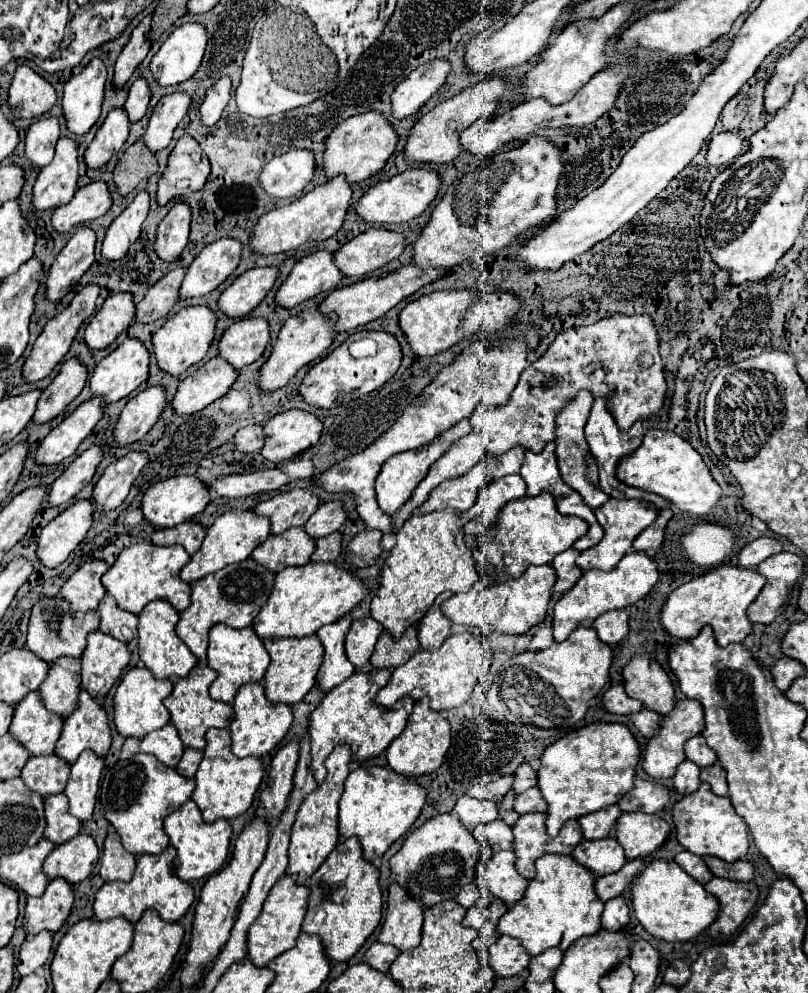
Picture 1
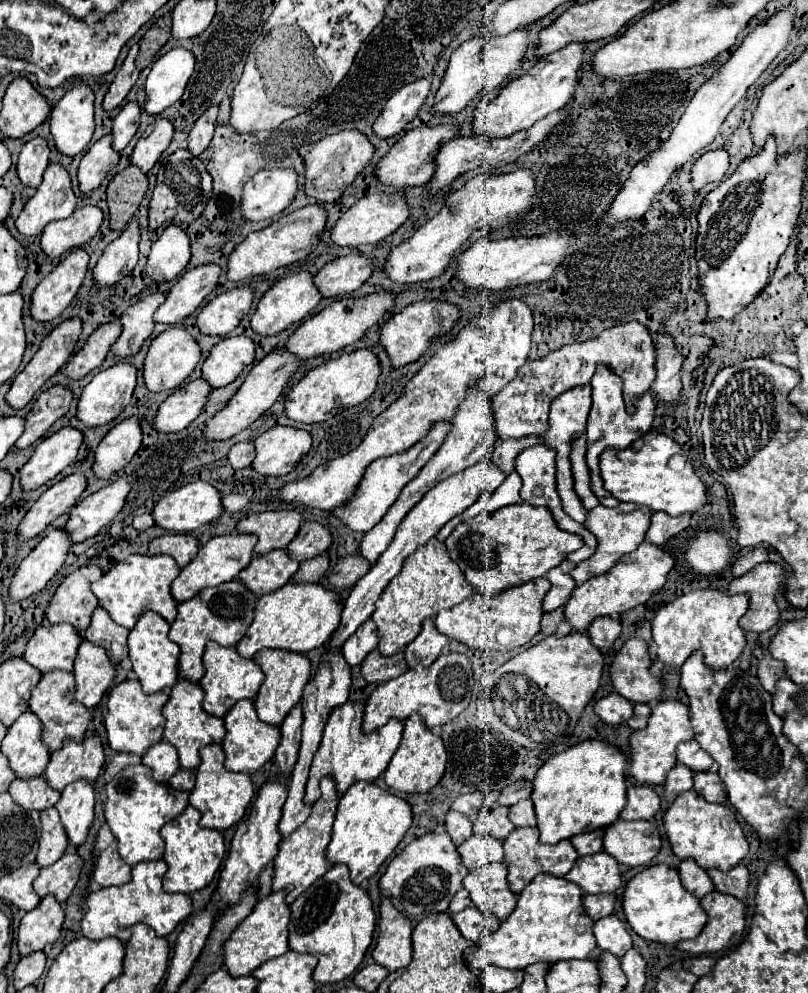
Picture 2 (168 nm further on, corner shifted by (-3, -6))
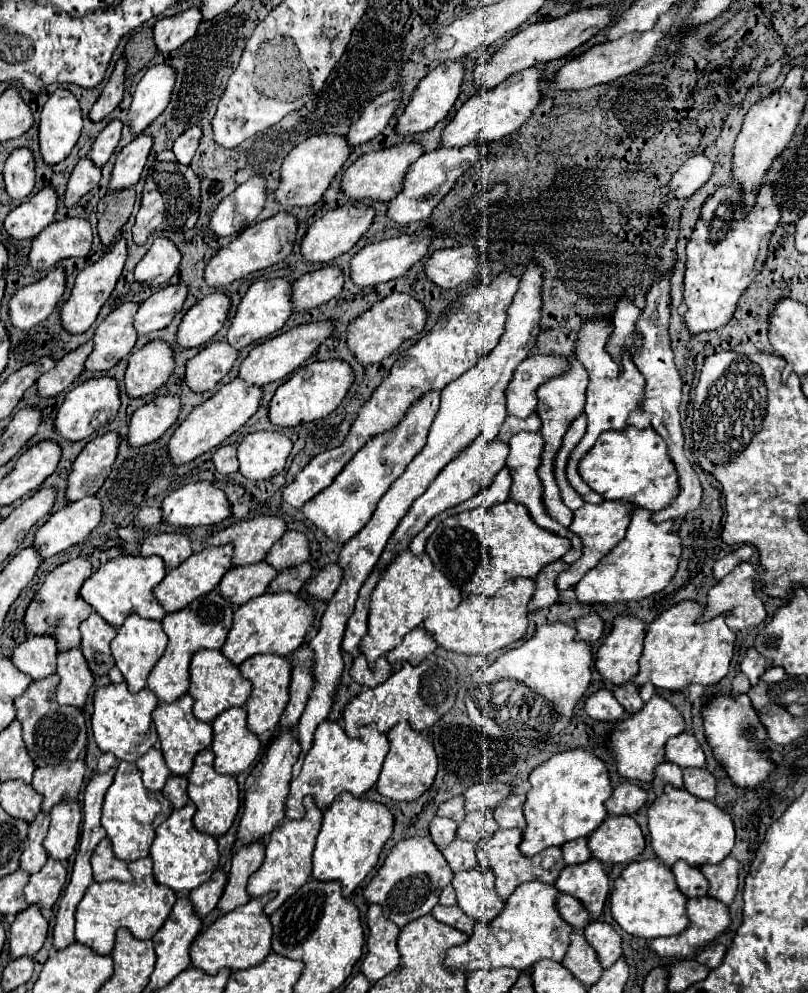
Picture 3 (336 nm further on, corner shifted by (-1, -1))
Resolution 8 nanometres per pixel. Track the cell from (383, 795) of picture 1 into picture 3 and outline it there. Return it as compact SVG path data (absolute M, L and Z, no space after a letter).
M342 792L324 812L322 828L316 838L316 848L312 854L312 878L318 882L338 880L344 898L350 898L354 888L368 876L368 872L378 862L382 846L390 838L392 828L394 816L386 806L354 798L352 794Z

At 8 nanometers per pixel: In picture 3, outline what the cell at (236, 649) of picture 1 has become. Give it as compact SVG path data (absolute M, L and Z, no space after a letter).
M200 650L190 662L188 694L194 698L194 716L202 722L212 722L224 710L246 704L250 696L250 682L240 676L240 670L228 658L224 658L220 650Z

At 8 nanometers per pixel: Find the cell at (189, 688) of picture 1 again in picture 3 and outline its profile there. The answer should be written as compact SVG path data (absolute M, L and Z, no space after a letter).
M184 694L182 698L178 698L172 704L160 702L156 706L156 710L152 712L152 722L154 722L158 738L160 738L160 750L164 754L168 770L174 776L188 776L192 770L192 764L194 764L194 756L212 744L212 726L194 718L192 704L194 704L194 700L188 694Z

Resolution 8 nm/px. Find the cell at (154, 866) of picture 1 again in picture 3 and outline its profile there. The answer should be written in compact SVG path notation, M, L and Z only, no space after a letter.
M152 858L134 860L130 866L130 882L92 882L76 908L76 942L92 948L96 954L110 954L118 928L130 930L138 940L150 940L168 918L176 902L176 894L168 886L160 886L152 874Z

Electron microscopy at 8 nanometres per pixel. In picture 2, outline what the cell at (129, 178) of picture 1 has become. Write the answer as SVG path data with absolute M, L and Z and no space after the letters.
M130 165L112 177L108 185L108 207L112 229L126 229L130 219L136 215L144 193L148 191L148 175Z

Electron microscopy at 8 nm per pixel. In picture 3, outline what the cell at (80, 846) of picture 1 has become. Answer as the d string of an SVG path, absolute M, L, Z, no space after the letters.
M48 860L46 866L30 876L30 882L24 888L24 898L28 904L36 904L42 910L50 910L58 896L60 890L66 882L66 868L58 860Z

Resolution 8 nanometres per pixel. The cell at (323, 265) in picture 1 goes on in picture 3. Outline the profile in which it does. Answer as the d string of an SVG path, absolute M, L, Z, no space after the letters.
M276 278L276 280L258 280L254 282L248 292L242 296L238 308L236 308L236 316L230 320L230 328L226 332L226 342L232 344L232 348L242 350L244 346L268 338L274 332L278 332L288 316L292 314L292 304L290 304L290 282Z

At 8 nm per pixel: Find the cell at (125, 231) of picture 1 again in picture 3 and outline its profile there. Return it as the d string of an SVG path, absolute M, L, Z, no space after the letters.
M118 240L114 246L110 246L110 250L98 262L94 262L88 268L84 268L76 276L76 284L72 288L72 294L70 294L70 298L60 308L60 322L62 322L62 328L66 332L70 332L70 334L82 334L82 332L86 332L94 324L100 308L108 300L110 292L114 290L114 286L116 286L116 282L118 282L118 278L122 274L124 260L126 260L126 242Z

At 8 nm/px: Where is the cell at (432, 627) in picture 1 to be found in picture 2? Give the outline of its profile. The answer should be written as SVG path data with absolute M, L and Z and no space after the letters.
M430 617L430 619L424 621L418 637L404 649L406 661L408 661L410 667L414 667L418 663L428 667L438 659L438 655L442 653L442 649L446 645L448 645L448 637L438 633L438 629L434 627L434 619Z

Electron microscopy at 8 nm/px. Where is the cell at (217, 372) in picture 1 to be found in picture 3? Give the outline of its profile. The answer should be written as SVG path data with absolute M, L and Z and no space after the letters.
M156 396L138 408L128 424L128 446L144 446L156 442L178 418L182 410L178 396Z

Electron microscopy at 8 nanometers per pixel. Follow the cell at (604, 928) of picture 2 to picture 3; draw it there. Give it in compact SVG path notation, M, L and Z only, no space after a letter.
M604 920L590 922L584 928L584 936L588 944L596 950L600 966L610 968L622 956L622 940L616 934L616 930L610 924L606 924Z

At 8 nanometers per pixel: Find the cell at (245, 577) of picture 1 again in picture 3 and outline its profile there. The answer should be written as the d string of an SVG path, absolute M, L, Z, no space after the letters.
M212 590L210 594L200 596L198 600L188 604L186 608L164 616L162 624L164 624L164 632L168 636L168 646L166 646L164 656L152 668L148 682L146 682L148 690L152 690L158 696L158 700L174 702L176 698L180 698L188 692L190 658L198 650L218 650L224 644L228 628L232 626L232 614L234 614L234 606L228 604L228 600L224 600L218 594L218 590Z

